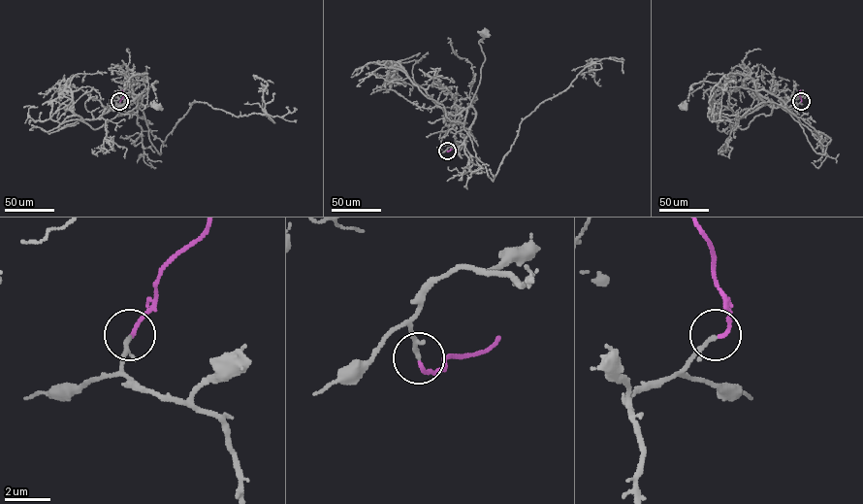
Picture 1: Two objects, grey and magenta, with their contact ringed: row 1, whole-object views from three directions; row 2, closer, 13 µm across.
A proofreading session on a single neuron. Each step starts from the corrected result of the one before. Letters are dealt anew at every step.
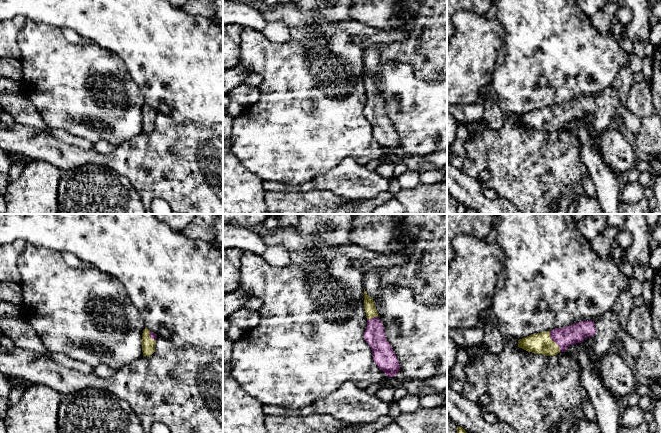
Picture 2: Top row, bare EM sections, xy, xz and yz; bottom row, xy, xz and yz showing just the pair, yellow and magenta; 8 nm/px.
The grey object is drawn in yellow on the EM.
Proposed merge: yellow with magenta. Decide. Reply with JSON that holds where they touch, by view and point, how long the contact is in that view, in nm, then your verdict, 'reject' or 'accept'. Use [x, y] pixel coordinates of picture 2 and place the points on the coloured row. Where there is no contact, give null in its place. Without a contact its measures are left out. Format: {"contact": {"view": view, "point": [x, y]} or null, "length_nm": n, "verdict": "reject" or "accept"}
{"contact": {"view": "yz", "point": [553, 341]}, "length_nm": 190, "verdict": "accept"}

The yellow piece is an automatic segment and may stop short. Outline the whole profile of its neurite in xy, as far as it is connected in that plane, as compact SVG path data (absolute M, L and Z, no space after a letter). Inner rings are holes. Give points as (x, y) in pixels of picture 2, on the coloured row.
M145 328L142 333L143 356L150 357L155 352L157 335Z

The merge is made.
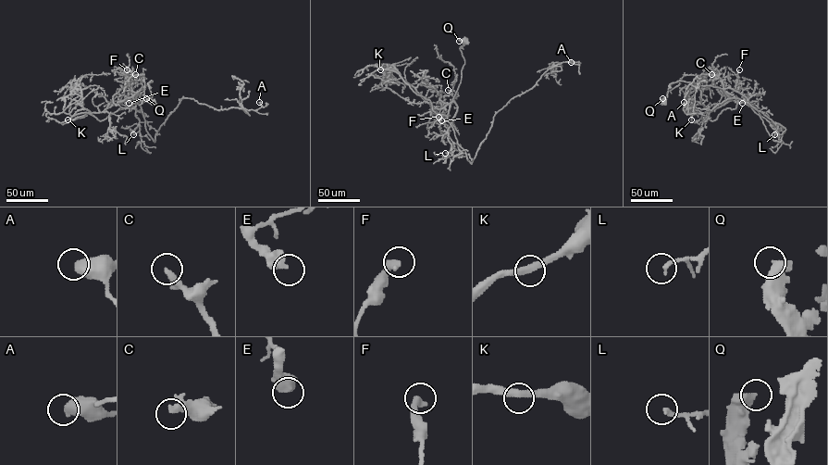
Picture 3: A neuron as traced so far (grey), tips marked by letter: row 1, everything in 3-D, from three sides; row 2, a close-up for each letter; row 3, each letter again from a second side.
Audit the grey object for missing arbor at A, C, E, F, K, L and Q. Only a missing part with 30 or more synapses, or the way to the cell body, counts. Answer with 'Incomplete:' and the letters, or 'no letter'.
Incomplete: C, F

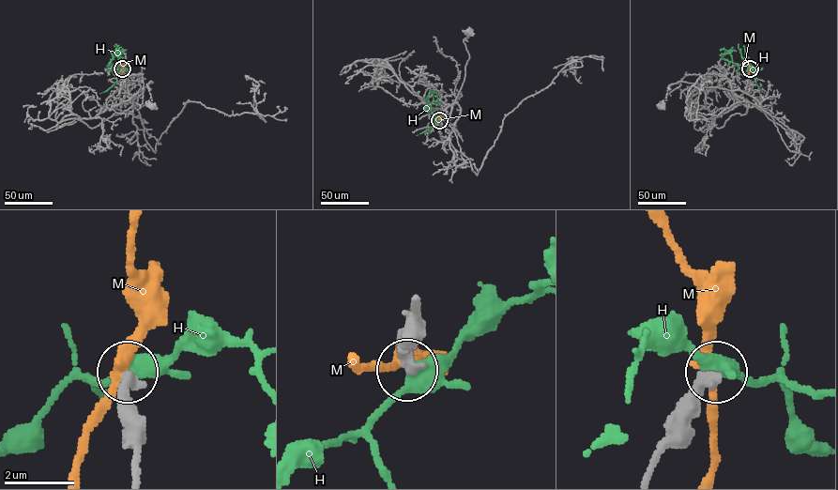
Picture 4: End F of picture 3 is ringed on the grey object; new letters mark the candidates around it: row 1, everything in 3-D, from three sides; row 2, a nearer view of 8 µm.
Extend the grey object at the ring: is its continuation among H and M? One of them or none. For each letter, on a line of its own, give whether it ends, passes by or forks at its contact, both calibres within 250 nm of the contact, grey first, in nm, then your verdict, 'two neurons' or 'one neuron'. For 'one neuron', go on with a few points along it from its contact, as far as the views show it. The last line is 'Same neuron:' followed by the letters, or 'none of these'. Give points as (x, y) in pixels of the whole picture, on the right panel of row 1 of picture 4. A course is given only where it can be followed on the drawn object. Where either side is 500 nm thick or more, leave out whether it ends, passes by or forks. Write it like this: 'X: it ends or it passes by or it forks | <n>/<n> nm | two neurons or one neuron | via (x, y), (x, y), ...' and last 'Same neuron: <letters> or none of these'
H: it forks | 400/380 nm | two neurons
M: it passes by | 440/300 nm | two neurons
Same neuron: none of these

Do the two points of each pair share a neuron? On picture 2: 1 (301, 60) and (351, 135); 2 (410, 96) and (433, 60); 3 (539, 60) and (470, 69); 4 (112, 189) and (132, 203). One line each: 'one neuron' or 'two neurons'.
1: one neuron
2: two neurons
3: two neurons
4: one neuron

